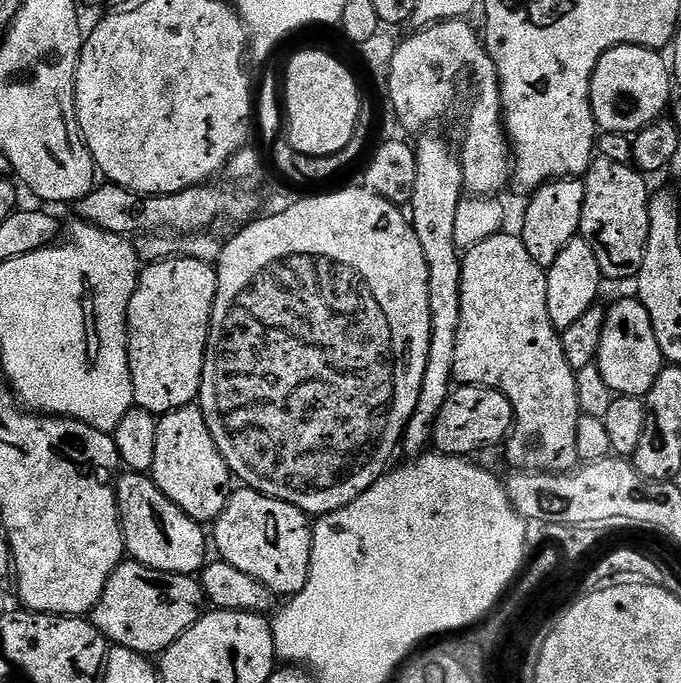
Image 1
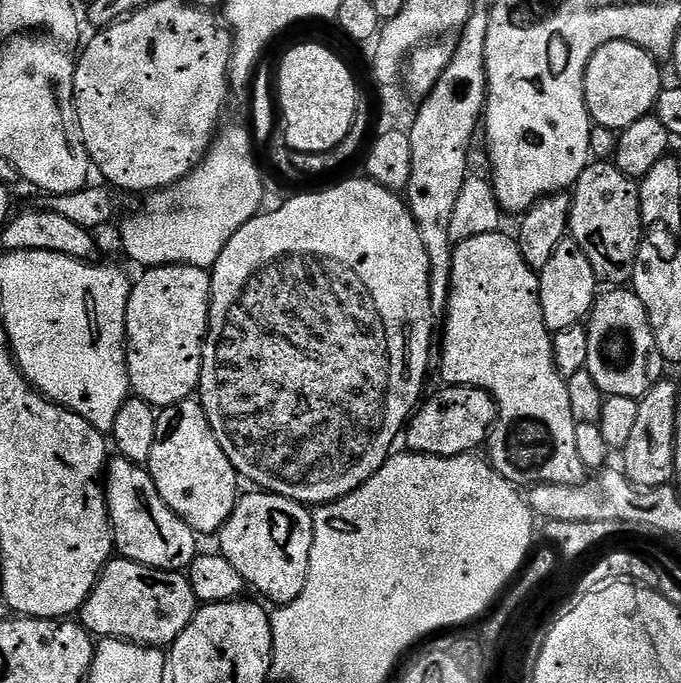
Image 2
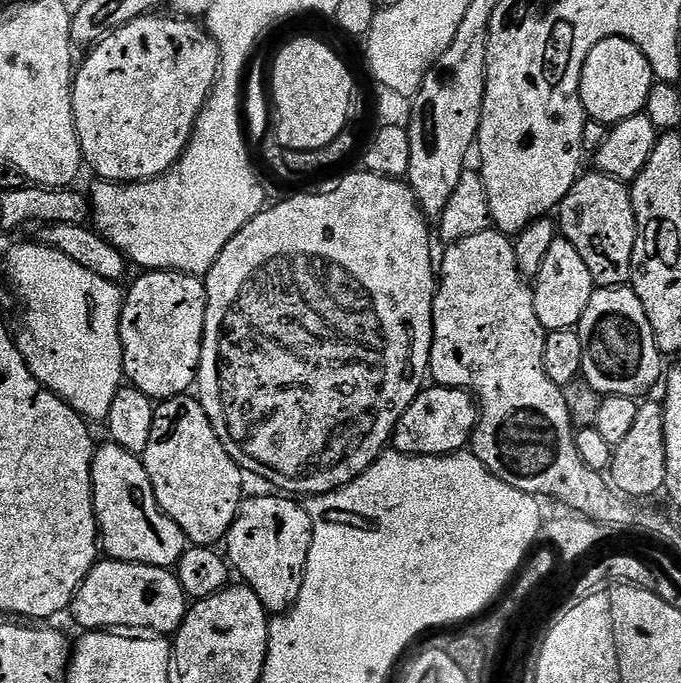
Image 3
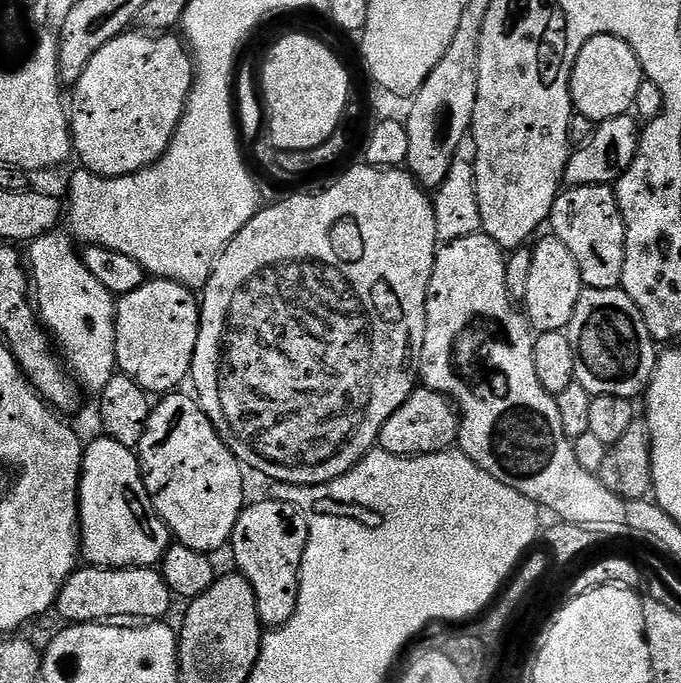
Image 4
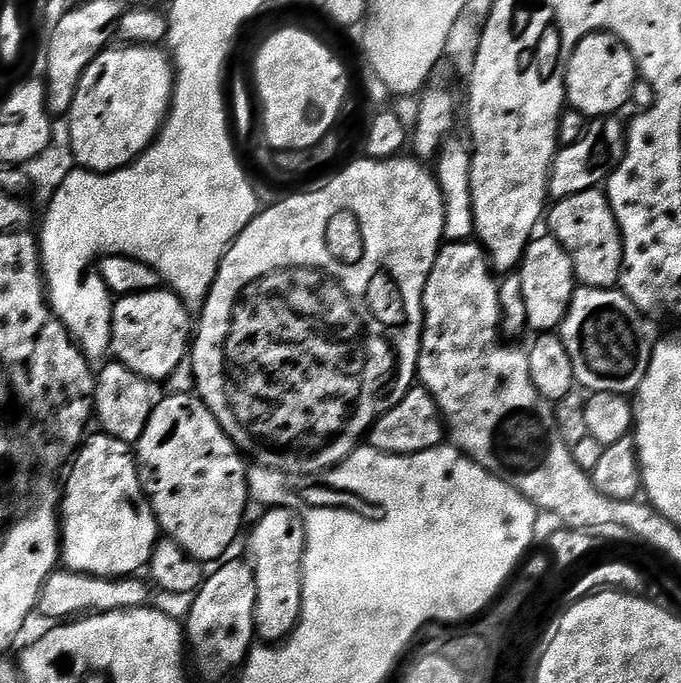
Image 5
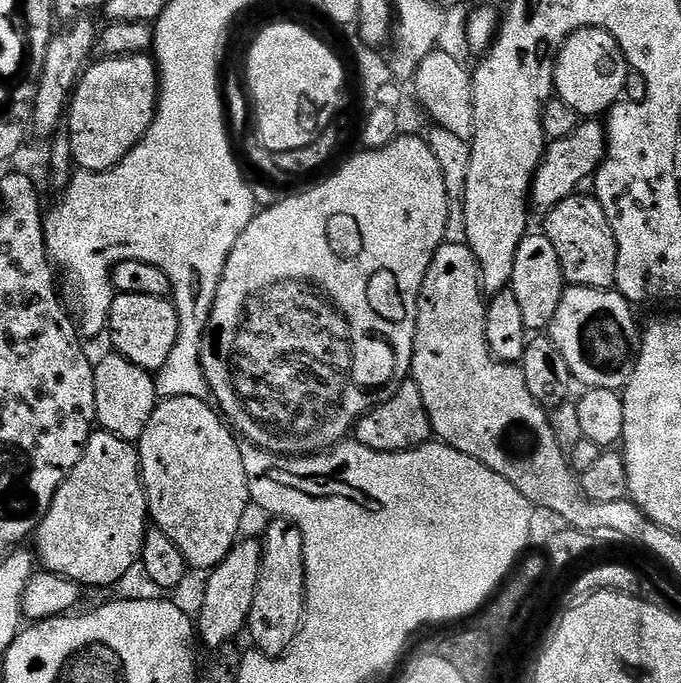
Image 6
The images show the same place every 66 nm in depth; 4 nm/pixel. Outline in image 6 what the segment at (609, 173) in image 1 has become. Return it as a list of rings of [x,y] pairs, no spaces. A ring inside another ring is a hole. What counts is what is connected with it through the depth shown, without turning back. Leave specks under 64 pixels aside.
[[[595,195],[567,196],[558,206],[547,213],[544,220],[543,235],[554,242],[558,262],[562,262],[562,274],[569,285],[577,288],[611,289],[616,282],[616,263],[618,246],[608,225],[606,210],[597,202]]]

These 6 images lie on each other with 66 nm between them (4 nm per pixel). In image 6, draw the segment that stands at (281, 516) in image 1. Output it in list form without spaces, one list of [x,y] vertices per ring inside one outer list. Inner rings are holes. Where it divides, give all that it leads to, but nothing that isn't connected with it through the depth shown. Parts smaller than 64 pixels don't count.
[[[279,518],[271,521],[268,533],[262,536],[264,546],[264,561],[260,567],[258,590],[254,594],[254,606],[248,615],[247,631],[252,631],[251,642],[257,649],[270,657],[283,656],[295,644],[305,620],[305,586],[304,586],[304,539],[302,530],[289,520]]]

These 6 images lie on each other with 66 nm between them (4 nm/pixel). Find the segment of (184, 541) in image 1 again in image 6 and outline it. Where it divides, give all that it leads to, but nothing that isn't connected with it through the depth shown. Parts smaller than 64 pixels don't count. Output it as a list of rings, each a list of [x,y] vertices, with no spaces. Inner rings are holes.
[[[96,430],[89,438],[78,466],[74,466],[74,470],[62,482],[46,518],[36,529],[34,552],[39,563],[41,560],[44,563],[41,565],[49,572],[65,576],[85,589],[108,588],[111,584],[118,583],[132,567],[137,567],[144,545],[144,533],[149,527],[148,499],[144,493],[137,445],[131,440]]]

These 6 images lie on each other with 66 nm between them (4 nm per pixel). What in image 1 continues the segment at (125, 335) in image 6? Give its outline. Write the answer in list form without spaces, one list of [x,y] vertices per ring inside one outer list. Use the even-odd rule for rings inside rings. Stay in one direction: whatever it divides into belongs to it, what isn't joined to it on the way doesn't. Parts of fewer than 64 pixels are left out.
[[[176,254],[169,259],[153,260],[141,271],[128,307],[128,361],[134,382],[135,407],[144,408],[159,418],[199,397],[215,301],[216,270],[211,263]]]

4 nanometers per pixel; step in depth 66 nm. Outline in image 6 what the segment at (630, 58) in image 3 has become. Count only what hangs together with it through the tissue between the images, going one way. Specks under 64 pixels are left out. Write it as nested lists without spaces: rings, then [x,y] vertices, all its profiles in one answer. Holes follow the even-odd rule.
[[[582,28],[570,34],[556,58],[555,95],[582,118],[600,118],[624,96],[630,67],[618,41],[604,28]]]

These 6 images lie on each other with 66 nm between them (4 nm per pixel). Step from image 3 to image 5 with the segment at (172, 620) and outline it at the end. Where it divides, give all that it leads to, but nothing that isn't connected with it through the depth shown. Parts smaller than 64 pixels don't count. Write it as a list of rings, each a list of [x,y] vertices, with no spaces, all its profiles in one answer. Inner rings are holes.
[[[57,570],[49,574],[40,595],[39,615],[44,615],[48,622],[64,622],[81,614],[98,612],[121,612],[127,608],[142,608],[149,603],[149,585],[140,578],[109,578],[91,576],[81,572]]]

